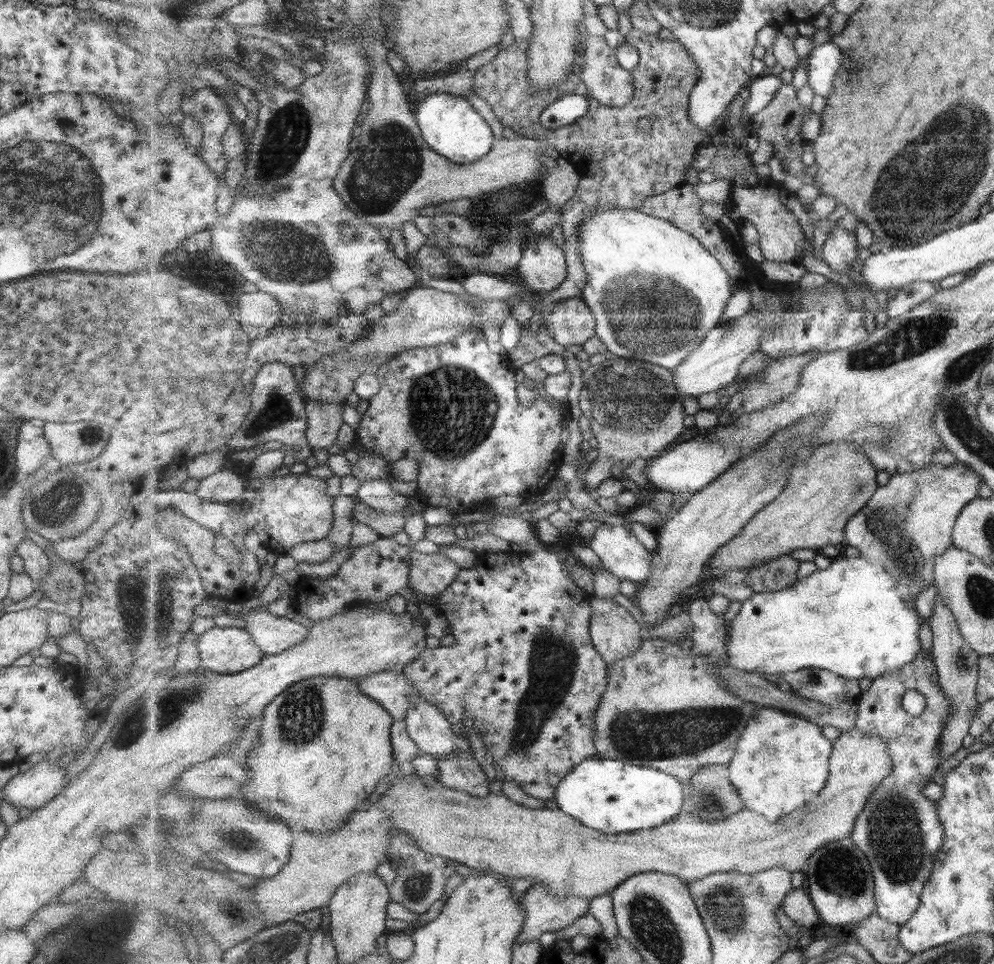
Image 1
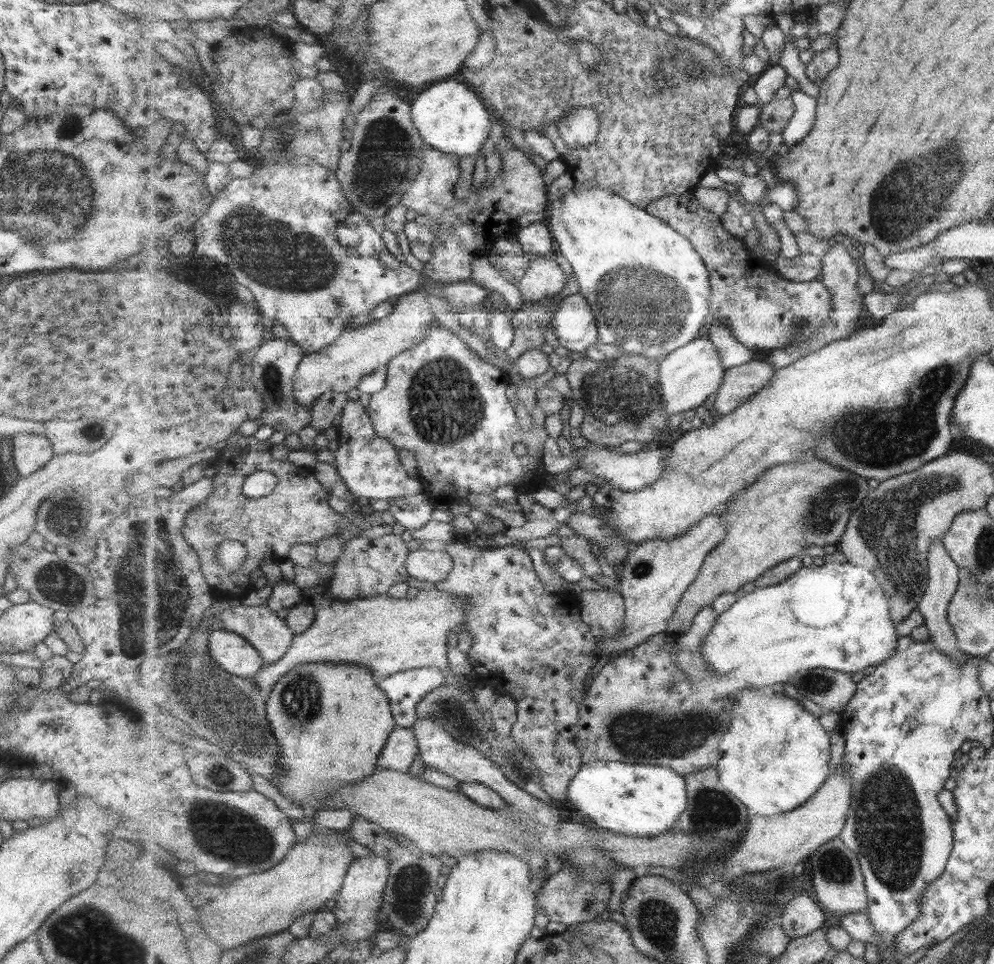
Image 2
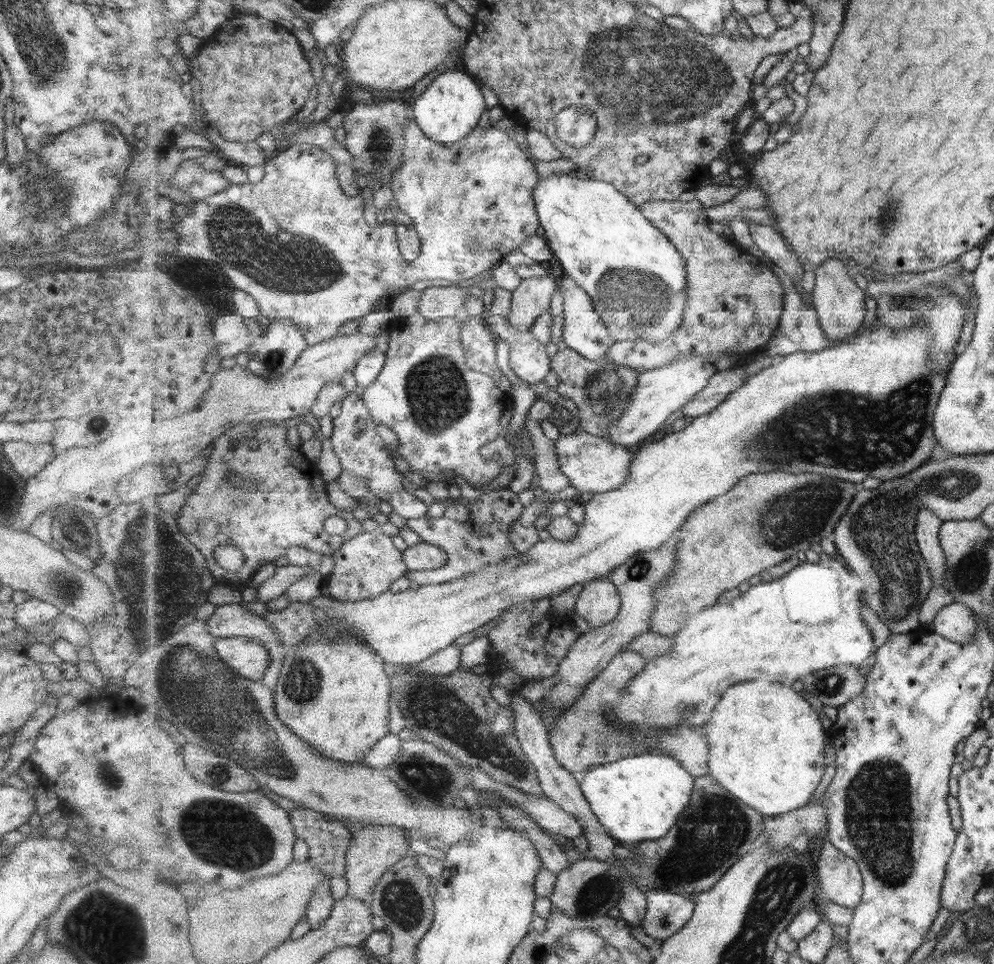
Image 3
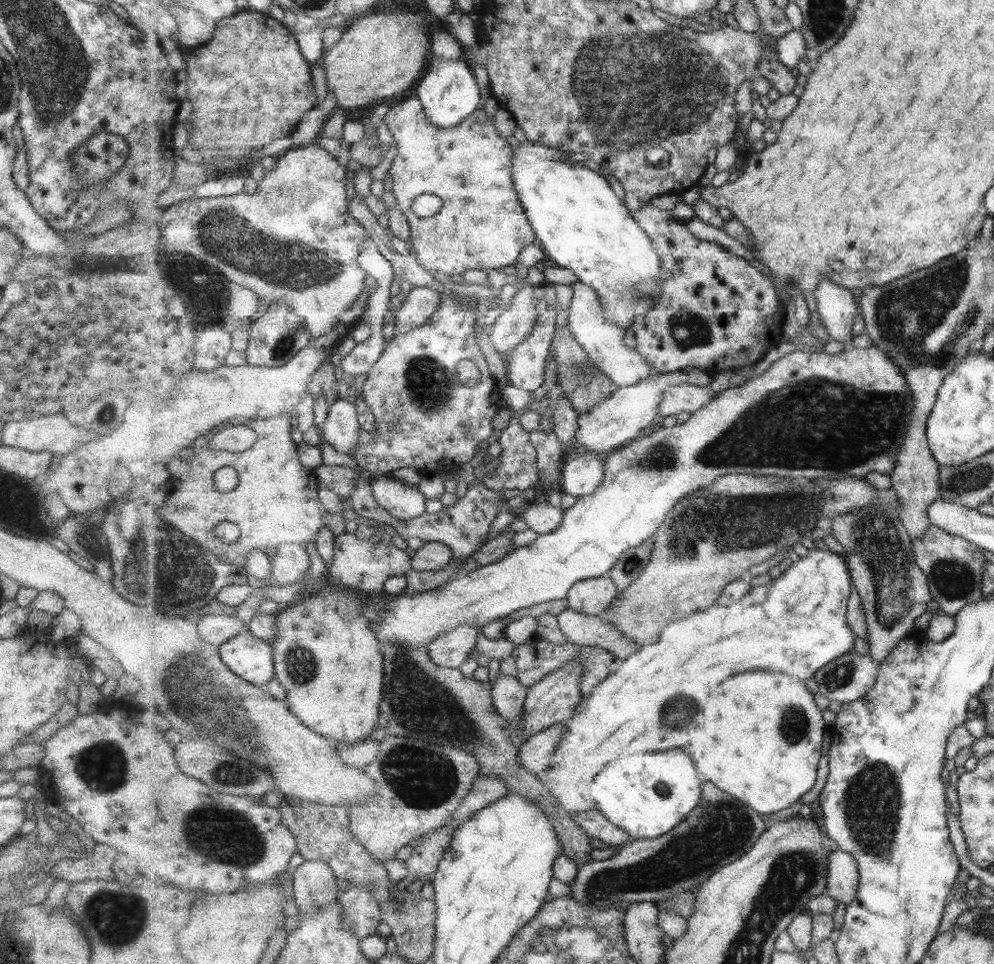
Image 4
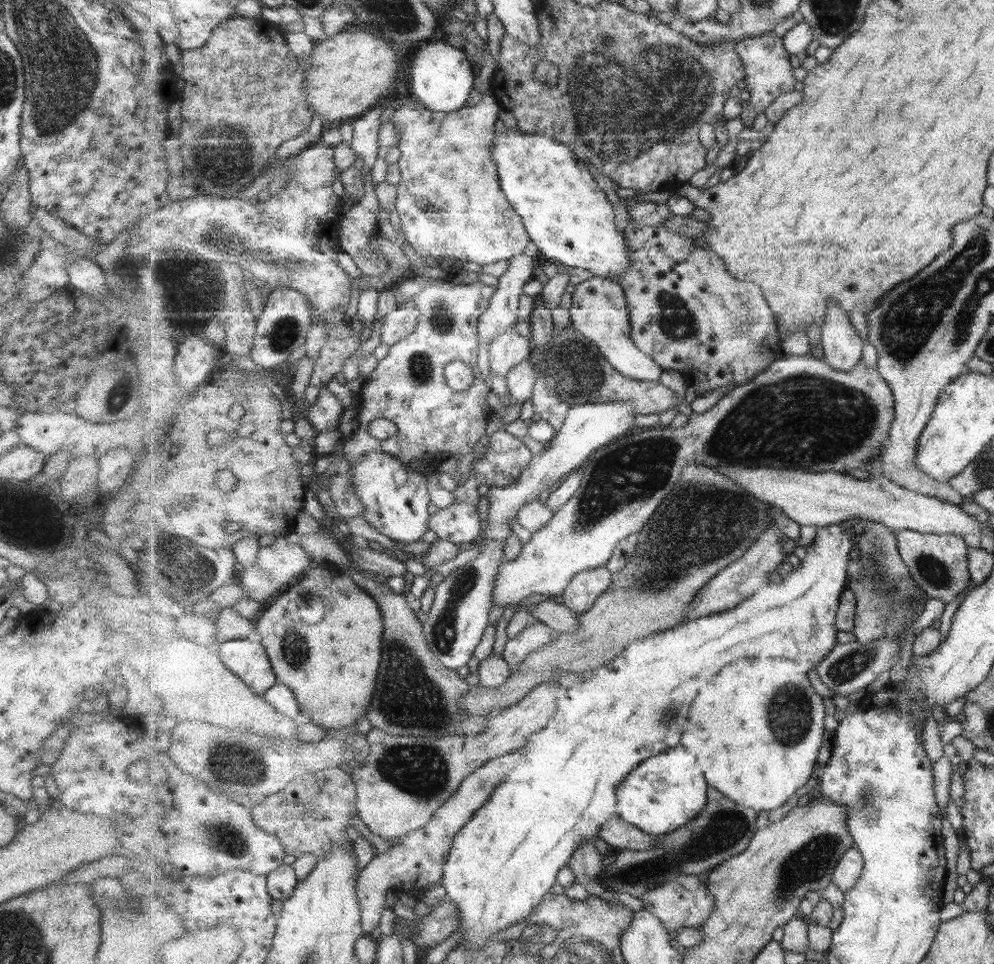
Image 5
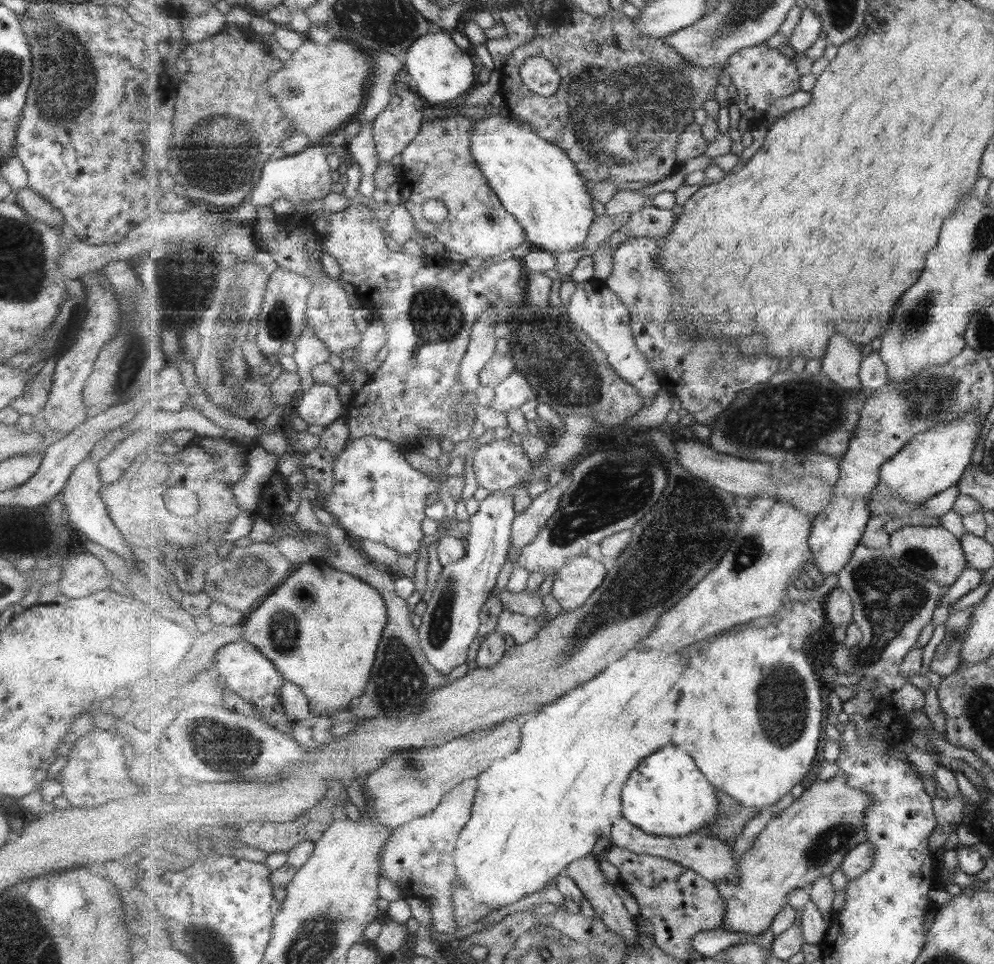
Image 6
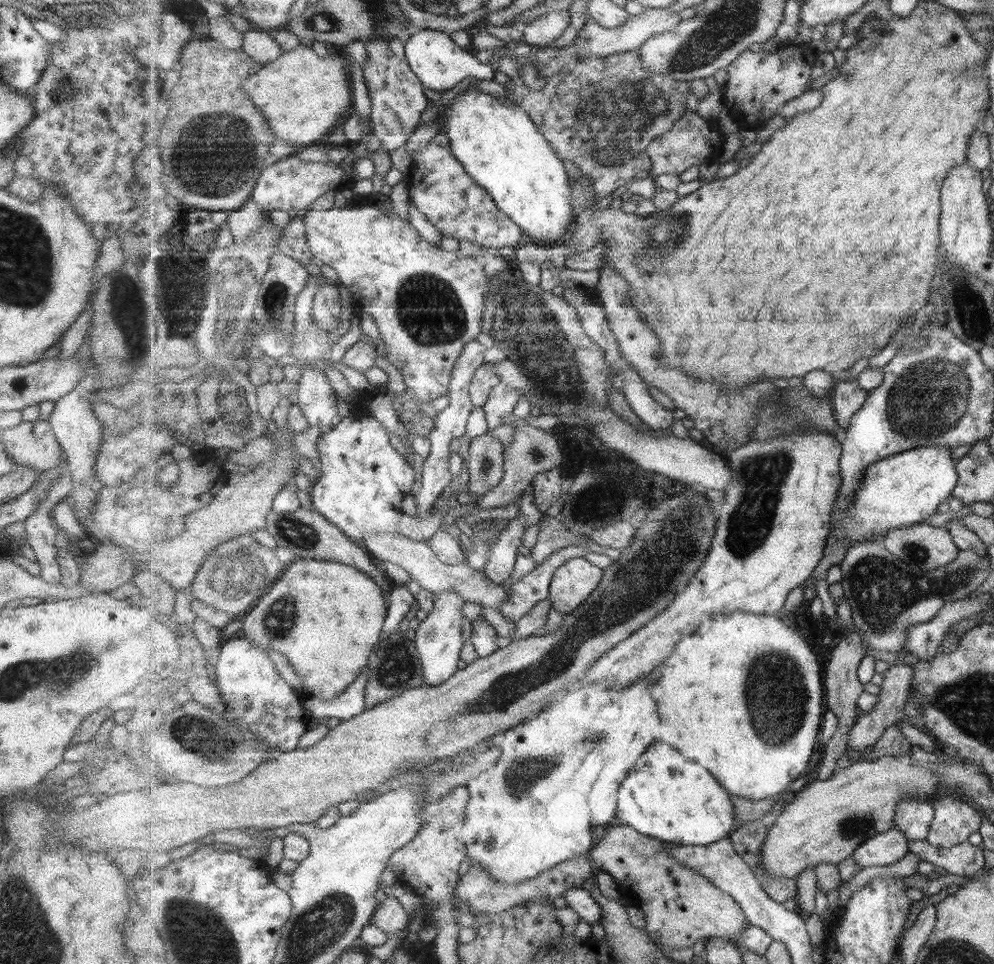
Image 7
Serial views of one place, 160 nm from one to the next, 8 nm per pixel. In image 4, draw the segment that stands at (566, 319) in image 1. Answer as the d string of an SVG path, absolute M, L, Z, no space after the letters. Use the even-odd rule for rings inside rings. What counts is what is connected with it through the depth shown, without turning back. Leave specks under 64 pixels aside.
M580 280L571 284L573 297L567 316L567 324L571 327L575 338L584 346L591 361L605 375L608 375L618 387L629 387L647 381L657 373L647 360L639 354L635 347L628 345L624 339L627 335L626 330L619 325L613 324L605 315L600 296L591 286L586 285Z

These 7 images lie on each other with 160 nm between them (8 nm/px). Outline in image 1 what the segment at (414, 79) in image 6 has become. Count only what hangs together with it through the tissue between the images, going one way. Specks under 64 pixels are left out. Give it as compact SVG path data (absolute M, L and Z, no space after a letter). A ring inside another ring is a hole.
M435 93L424 98L417 107L417 120L420 122L425 142L431 149L445 155L457 164L471 164L487 156L494 147L495 134L487 120L473 109L466 97L449 93Z

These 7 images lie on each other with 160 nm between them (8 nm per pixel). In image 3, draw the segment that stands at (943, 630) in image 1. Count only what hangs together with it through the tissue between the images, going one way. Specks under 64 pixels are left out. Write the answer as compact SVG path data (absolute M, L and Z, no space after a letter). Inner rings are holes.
M923 508L917 515L916 537L919 552L925 557L932 572L934 586L941 586L946 562L941 547L938 546L940 520L929 508Z

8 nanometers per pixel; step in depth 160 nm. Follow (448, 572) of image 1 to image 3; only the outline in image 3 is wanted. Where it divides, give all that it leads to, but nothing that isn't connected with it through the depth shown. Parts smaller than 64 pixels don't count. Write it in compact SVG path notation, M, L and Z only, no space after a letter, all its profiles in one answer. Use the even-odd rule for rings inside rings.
M422 540L404 550L404 561L409 571L433 571L447 564L448 554Z

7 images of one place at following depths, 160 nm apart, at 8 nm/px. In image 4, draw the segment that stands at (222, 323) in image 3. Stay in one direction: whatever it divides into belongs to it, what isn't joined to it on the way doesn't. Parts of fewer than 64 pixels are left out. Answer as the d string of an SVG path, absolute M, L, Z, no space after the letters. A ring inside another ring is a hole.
M221 323L215 326L206 327L196 334L194 349L197 356L197 358L195 358L195 368L199 368L199 370L214 370L220 368L224 366L227 354L233 350L231 333L223 329Z

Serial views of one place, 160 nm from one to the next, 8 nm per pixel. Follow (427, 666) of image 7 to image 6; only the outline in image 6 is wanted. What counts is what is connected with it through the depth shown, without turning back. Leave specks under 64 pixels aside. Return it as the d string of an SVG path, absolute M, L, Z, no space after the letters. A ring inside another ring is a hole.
M526 480L526 482L522 482L507 490L490 492L490 495L480 502L480 510L469 518L470 529L467 535L465 535L465 558L443 568L439 574L432 597L427 601L427 608L421 616L422 623L418 630L421 638L421 647L423 647L429 662L443 674L449 675L457 666L467 662L469 646L475 642L477 633L479 634L483 629L481 614L484 604L491 597L492 588L499 585L500 572L503 565L508 561L509 548L512 548L512 522L517 515L513 496L515 496L517 489L526 489L530 481Z

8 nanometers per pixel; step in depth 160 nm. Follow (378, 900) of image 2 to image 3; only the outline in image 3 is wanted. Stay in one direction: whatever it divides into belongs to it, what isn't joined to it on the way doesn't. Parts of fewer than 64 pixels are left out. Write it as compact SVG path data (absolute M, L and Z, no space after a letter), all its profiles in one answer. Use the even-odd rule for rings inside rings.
M383 823L363 824L363 827L352 830L352 840L346 852L346 874L348 894L360 898L365 905L371 902L373 888L381 882L383 874L397 865L410 854L410 841L407 836L413 837L405 827L384 825Z

